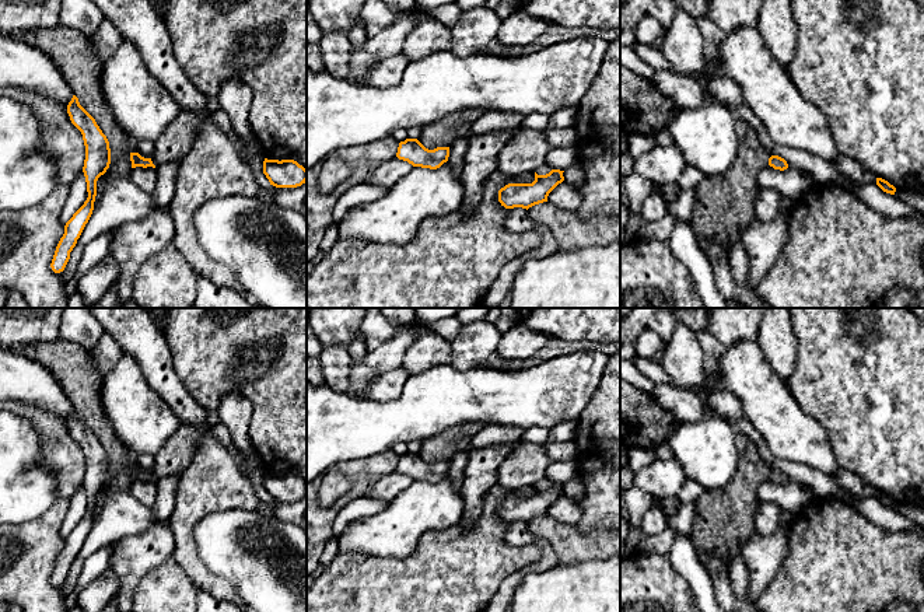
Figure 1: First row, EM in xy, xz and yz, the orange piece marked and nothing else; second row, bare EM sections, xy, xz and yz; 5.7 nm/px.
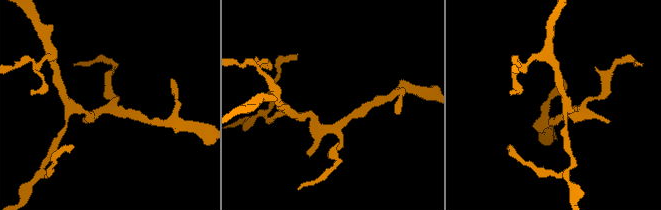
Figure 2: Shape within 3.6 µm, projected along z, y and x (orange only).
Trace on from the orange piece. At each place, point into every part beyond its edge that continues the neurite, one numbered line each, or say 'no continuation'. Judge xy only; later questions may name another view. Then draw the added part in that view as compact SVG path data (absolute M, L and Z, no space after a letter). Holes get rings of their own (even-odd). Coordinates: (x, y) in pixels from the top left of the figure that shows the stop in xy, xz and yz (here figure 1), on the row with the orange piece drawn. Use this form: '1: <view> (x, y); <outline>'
no continuation

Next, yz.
no continuation

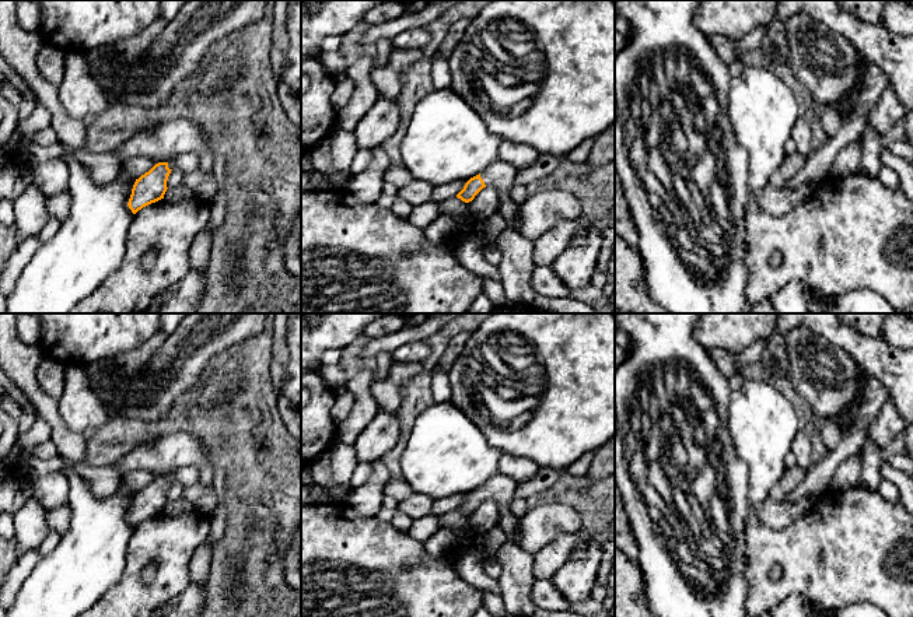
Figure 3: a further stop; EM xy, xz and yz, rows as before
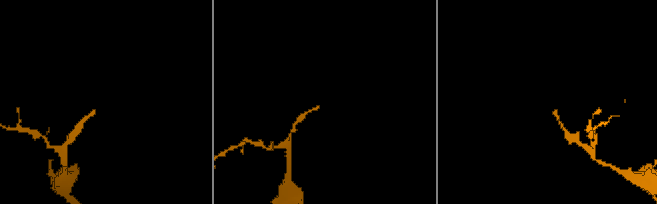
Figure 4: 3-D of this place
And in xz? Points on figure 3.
1: xz (517, 263); M497 159L480 173L480 178L486 186L493 186L501 194L500 213L506 228L496 243L501 252L499 270L506 298L513 306L531 306L538 297L531 285L536 263L534 260L534 242L525 239L513 227L513 218L518 208L513 189L517 172L514 165Z

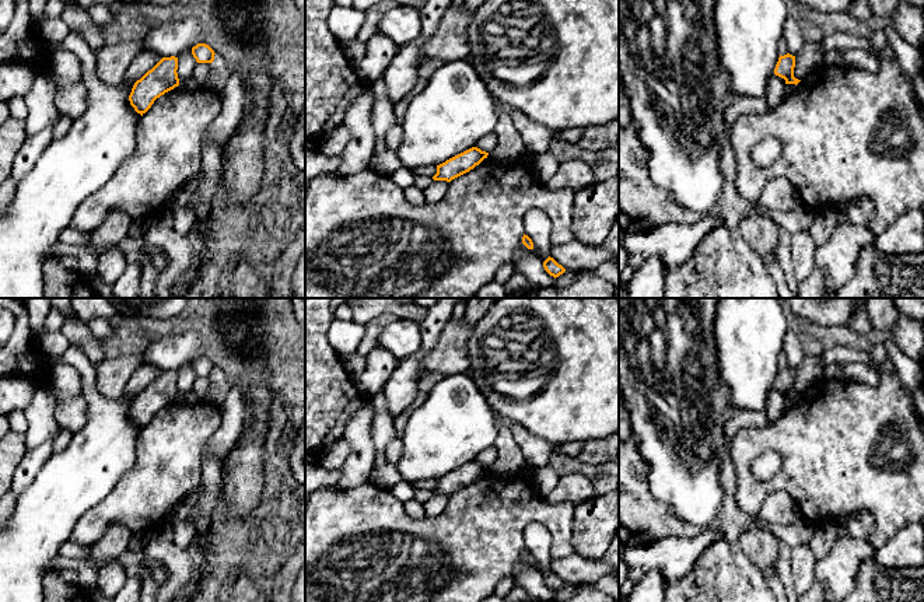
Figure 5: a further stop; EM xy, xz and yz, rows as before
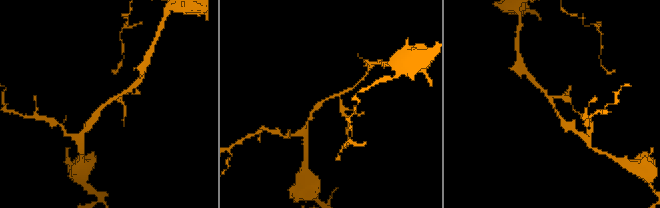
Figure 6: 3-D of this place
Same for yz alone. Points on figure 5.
no continuation

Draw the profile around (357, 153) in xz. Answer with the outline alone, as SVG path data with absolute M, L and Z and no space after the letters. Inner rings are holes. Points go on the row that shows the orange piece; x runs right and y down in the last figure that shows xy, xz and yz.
M370 85L344 115L343 125L350 130L351 137L342 153L342 161L336 171L342 175L367 169L374 155L377 140L371 123L374 99L374 91Z

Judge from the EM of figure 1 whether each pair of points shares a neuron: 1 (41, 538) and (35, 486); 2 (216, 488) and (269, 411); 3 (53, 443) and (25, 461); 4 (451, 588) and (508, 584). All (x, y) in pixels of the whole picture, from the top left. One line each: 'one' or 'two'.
1: two
2: two
3: two
4: two

